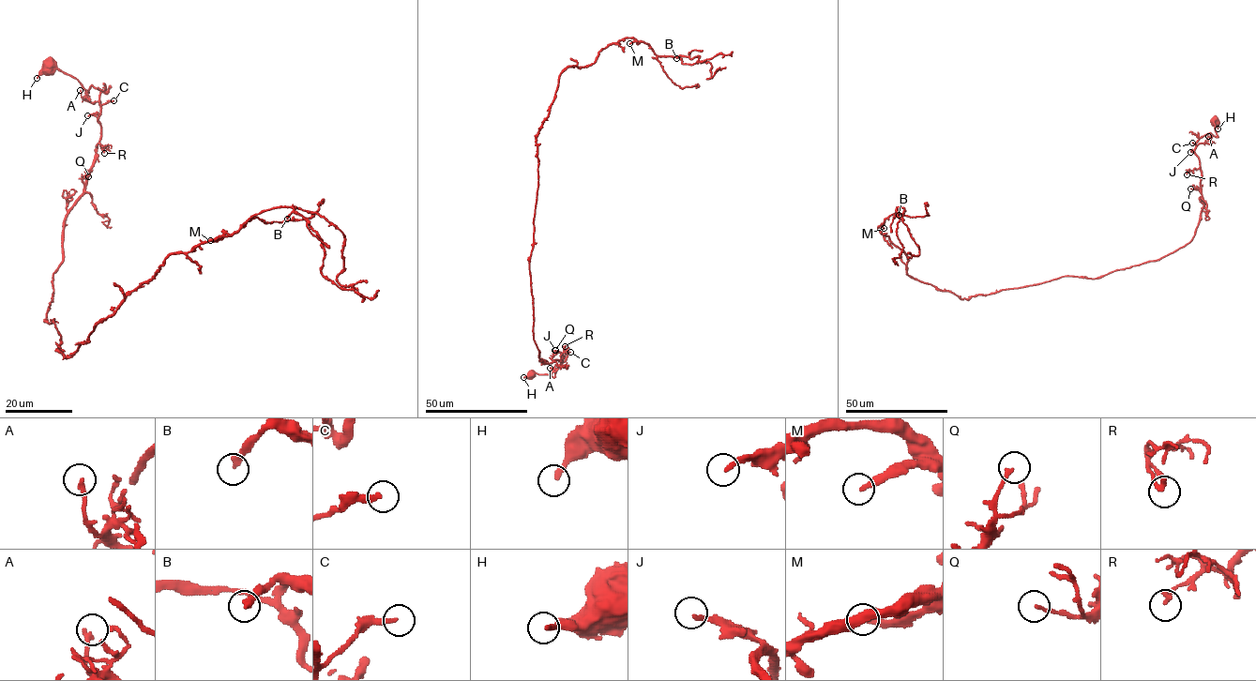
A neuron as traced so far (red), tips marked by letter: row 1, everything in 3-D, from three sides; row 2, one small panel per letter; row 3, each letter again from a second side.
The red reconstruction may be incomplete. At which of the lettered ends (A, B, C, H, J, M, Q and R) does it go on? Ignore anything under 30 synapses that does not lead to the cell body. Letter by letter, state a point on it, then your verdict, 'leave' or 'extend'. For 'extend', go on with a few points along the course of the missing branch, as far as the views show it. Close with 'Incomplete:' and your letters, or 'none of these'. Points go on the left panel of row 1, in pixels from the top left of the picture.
A: (80, 90) | leave
B: (287, 219) | leave
C: (113, 100) | leave
H: (37, 78) | leave
J: (87, 115) | extend | (87, 115), (80, 116), (69, 101), (64, 102)
M: (210, 240) | leave
Q: (88, 176) | leave
R: (104, 153) | leave
Incomplete: J

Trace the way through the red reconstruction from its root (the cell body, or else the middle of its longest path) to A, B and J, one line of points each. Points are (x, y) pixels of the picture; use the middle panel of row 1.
A: (530, 373), (553, 377), (563, 356), (554, 371), (550, 368)
B: (530, 373), (553, 377), (562, 362), (539, 358), (529, 274), (536, 135), (560, 75), (624, 37), (676, 58)
J: (530, 373), (553, 377), (562, 362), (562, 354), (554, 350)

